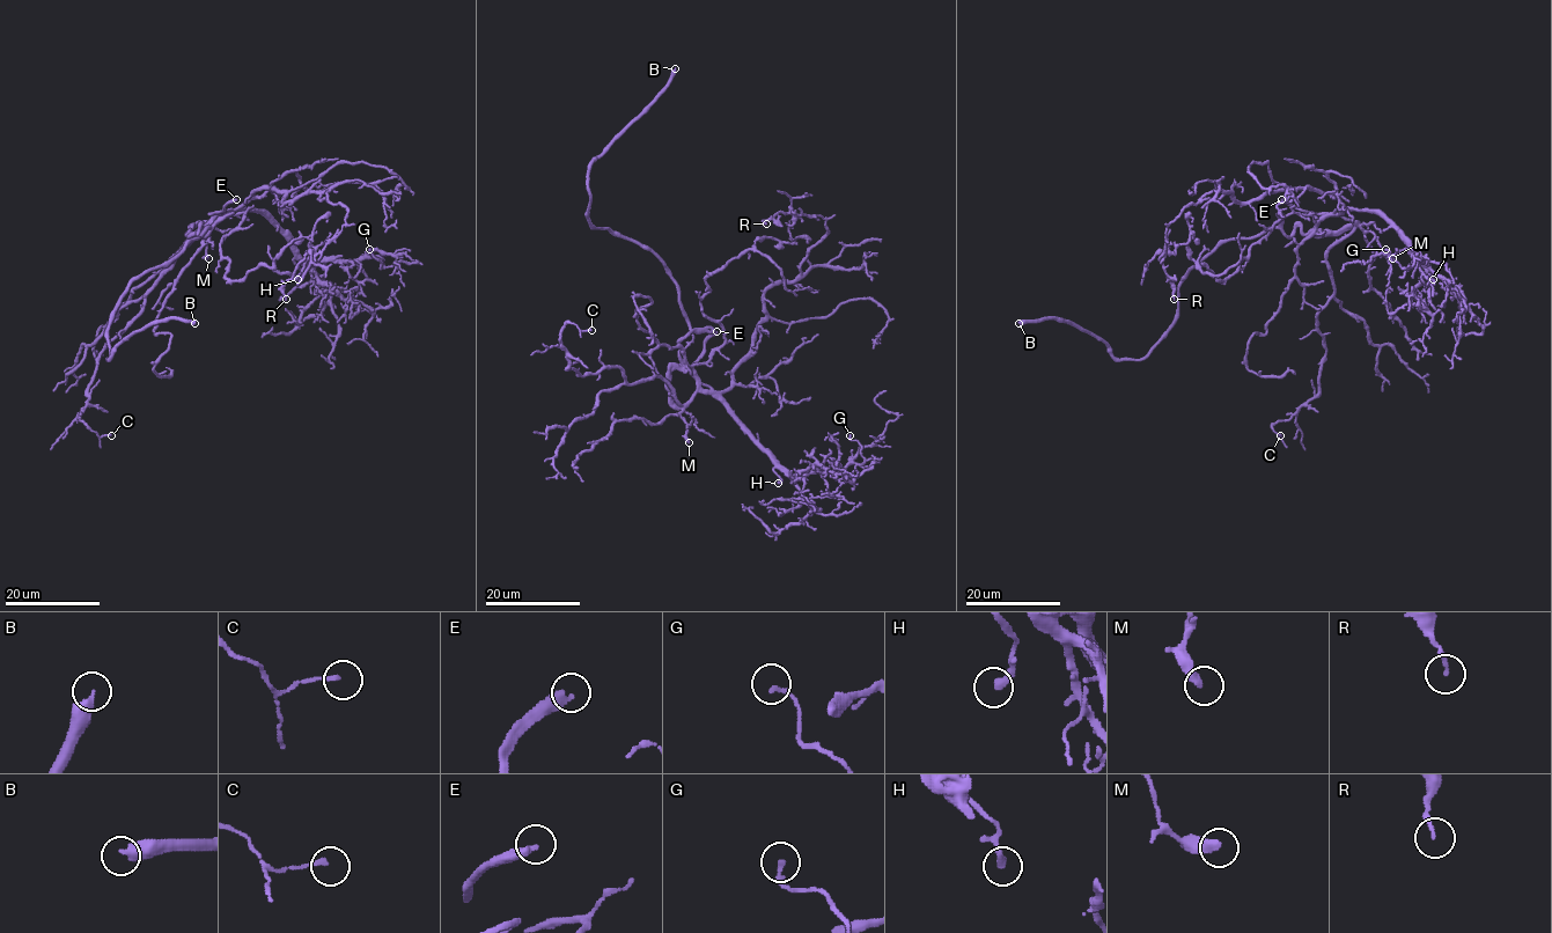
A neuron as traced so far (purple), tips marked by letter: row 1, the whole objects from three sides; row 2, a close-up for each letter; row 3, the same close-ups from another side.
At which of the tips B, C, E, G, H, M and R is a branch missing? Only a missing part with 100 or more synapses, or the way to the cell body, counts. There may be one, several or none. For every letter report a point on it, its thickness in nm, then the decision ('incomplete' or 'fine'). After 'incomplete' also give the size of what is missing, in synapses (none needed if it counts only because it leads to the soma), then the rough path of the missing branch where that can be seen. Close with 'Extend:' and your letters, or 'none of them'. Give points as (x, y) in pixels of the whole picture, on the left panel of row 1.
B: (195, 323) | 440 nm | incomplete | 130 syn | (195, 323), (190, 322), (199, 314), (198, 302), (177, 292), (129, 292), (104, 313), (86, 307), (90, 301)
C: (111, 435) | 150 nm | fine
E: (236, 199) | 400 nm | incomplete | (236, 199), (250, 195), (258, 186), (262, 161), (255, 155)
G: (369, 249) | 180 nm | fine
H: (298, 279) | 280 nm | fine
M: (208, 258) | 400 nm | fine
R: (286, 299) | 150 nm | fine
Extend: B, E

